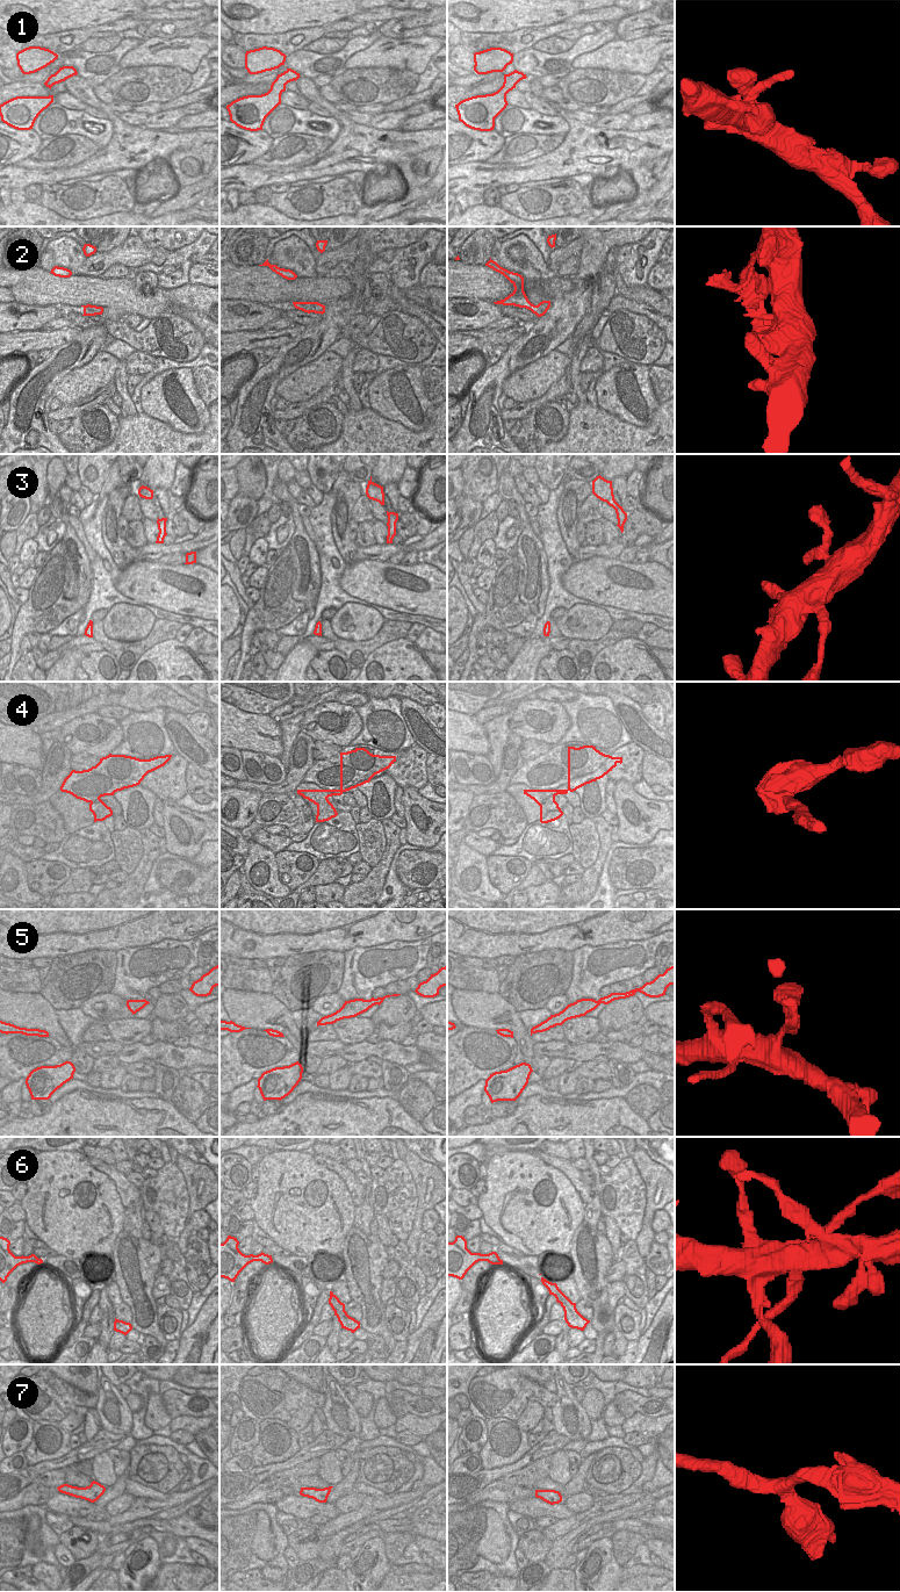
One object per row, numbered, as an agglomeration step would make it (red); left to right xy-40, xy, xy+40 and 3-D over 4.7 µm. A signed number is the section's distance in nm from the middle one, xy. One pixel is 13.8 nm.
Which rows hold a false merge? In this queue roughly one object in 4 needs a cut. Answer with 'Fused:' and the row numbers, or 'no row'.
Fused: 2, 4, 5, 6

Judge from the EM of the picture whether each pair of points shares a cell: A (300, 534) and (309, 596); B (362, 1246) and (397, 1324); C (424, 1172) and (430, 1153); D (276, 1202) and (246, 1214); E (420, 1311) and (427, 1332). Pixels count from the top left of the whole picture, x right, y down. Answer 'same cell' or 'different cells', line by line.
A: same cell
B: different cells
C: different cells
D: different cells
E: different cells

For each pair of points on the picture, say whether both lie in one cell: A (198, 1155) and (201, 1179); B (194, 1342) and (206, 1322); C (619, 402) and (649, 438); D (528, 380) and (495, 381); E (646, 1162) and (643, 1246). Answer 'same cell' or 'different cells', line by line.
A: different cells
B: same cell
C: different cells
D: different cells
E: same cell

